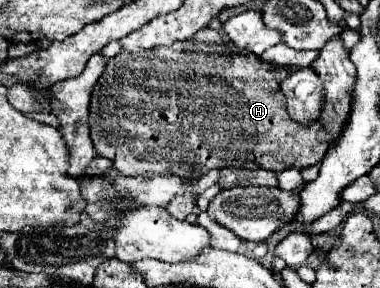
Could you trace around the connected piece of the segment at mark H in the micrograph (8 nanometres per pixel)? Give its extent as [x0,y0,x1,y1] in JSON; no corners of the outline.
[91,28,325,178]

